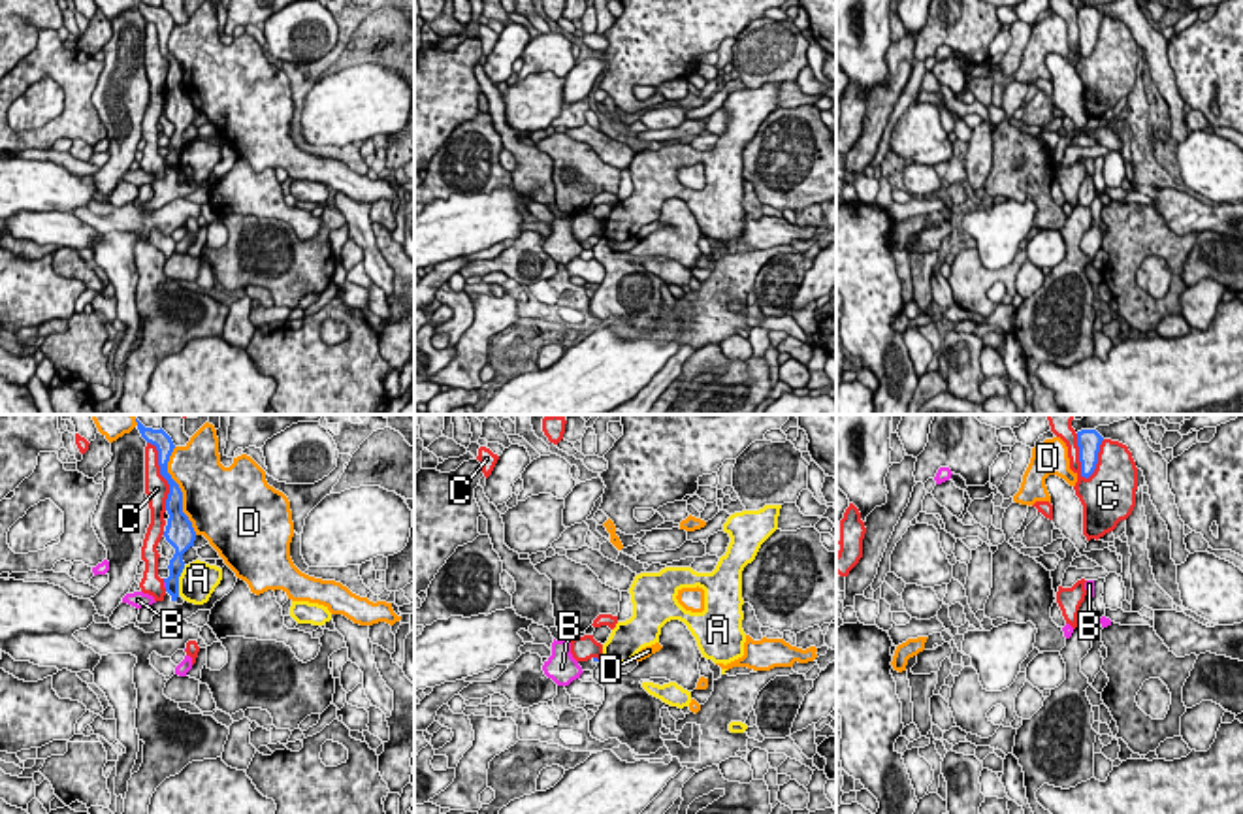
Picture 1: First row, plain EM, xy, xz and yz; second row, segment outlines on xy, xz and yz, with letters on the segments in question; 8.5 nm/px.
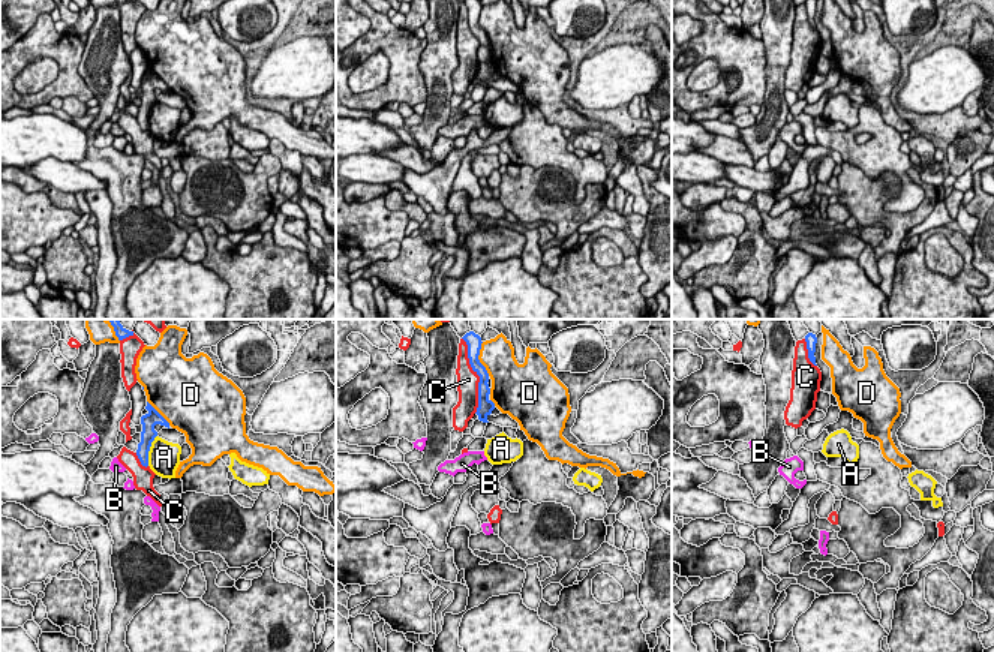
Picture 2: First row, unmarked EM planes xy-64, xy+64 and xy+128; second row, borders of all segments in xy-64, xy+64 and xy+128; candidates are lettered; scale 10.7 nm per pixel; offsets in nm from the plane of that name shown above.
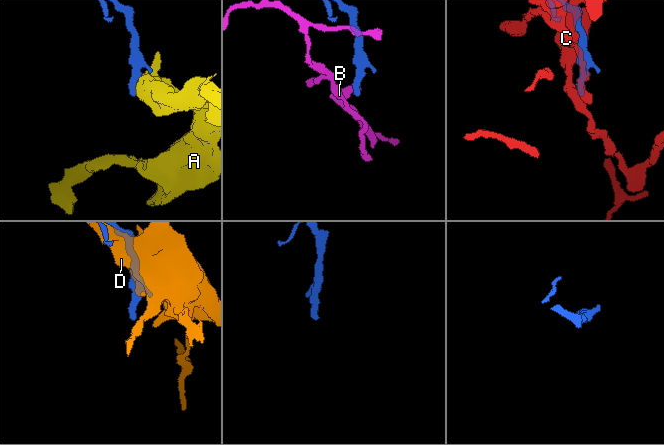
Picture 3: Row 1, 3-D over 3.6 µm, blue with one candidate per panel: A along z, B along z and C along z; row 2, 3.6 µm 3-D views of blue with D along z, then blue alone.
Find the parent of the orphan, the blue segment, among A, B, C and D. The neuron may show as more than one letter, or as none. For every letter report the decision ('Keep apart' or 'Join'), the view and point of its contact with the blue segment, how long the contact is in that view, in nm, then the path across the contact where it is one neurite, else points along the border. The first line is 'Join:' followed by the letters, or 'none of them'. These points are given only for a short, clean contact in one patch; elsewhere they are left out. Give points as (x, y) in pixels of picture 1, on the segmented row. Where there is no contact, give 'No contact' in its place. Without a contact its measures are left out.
Join: none of them
A: Keep apart. Touches blue at xy (177, 581). Shared border 260 nm. Boundary: xy (185, 566), (177, 594)
B: Keep apart. Touches blue at xy (166, 585). Shared border 70 nm. Boundary: xy (164, 581), (166, 586)
C: Keep apart. Touches blue at yz (1080, 456). Shared border 420 nm
D: Keep apart. Touches blue at xy (179, 490). Shared border 800 nm

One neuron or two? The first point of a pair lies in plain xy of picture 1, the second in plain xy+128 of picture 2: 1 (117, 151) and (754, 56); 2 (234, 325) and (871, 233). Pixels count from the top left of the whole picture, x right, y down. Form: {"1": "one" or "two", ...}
{"1": "two", "2": "two"}

